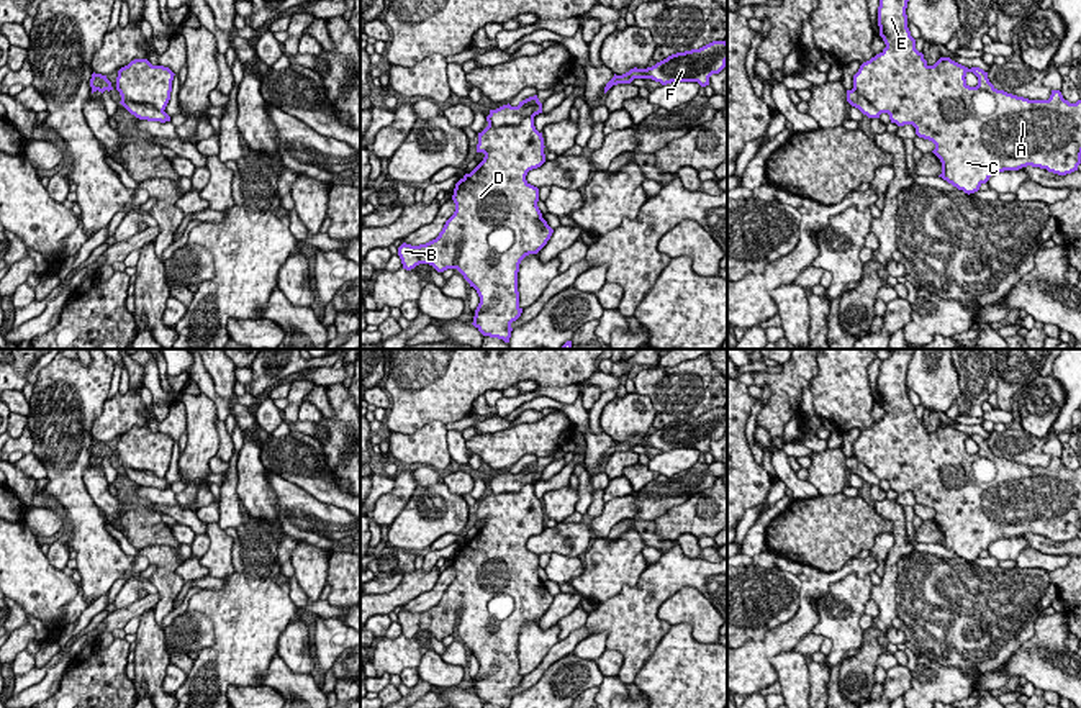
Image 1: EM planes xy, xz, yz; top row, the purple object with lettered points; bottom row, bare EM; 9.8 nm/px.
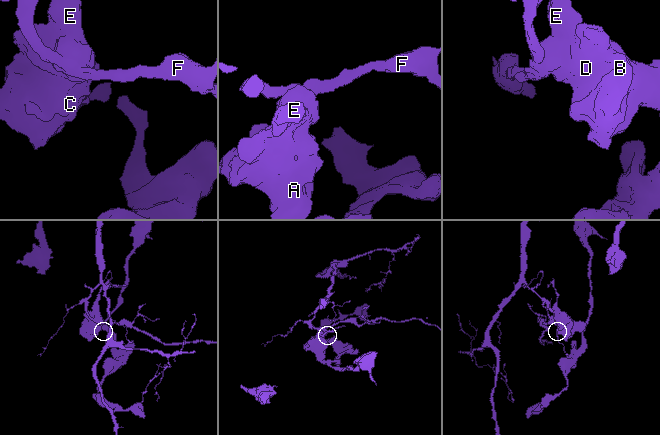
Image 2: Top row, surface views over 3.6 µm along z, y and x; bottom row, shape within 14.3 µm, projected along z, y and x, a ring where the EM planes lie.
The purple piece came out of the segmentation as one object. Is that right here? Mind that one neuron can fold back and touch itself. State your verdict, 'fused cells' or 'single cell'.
single cell

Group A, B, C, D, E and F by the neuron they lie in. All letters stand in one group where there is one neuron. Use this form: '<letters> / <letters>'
A B C D E F

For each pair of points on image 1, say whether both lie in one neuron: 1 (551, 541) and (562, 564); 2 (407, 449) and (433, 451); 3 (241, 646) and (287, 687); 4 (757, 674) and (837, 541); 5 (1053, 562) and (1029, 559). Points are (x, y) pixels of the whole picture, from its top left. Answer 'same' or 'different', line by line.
1: different
2: same
3: different
4: different
5: same

